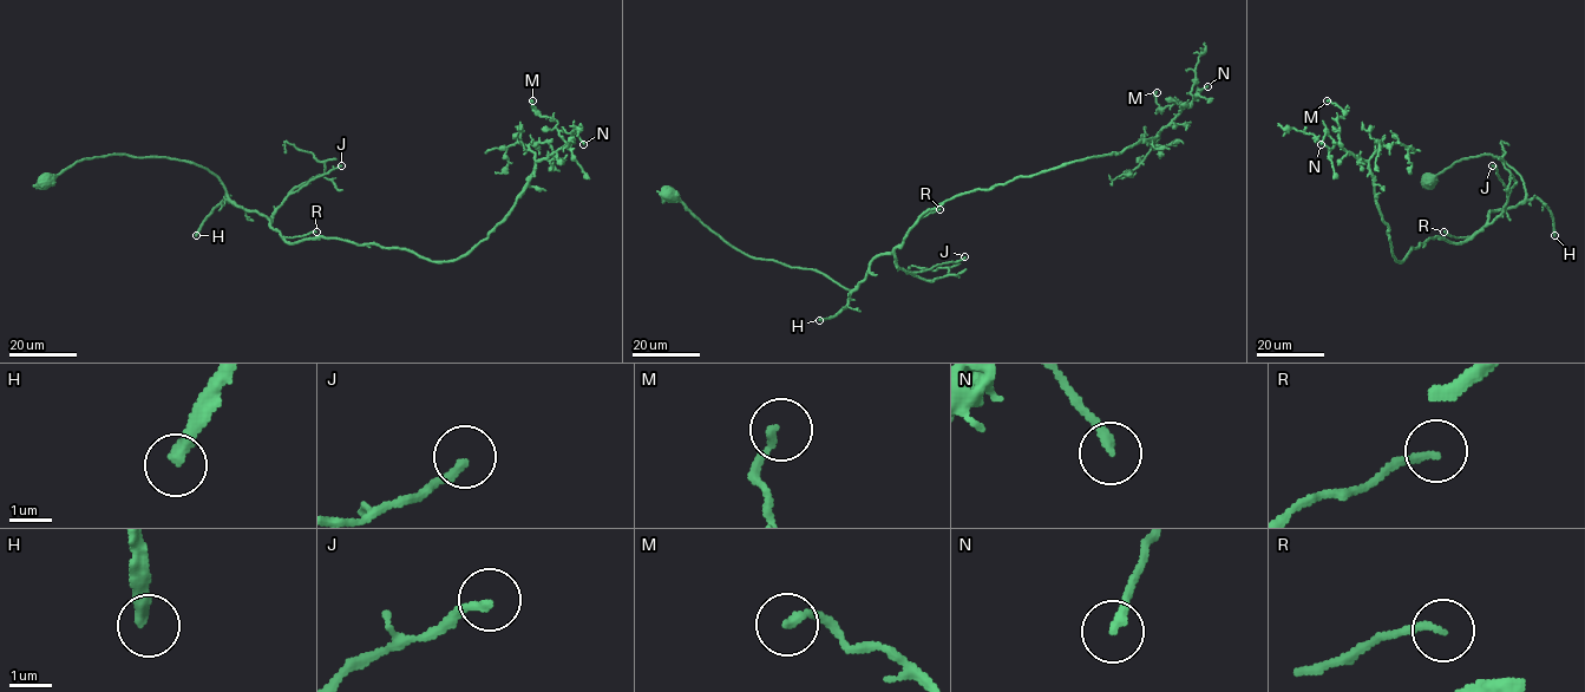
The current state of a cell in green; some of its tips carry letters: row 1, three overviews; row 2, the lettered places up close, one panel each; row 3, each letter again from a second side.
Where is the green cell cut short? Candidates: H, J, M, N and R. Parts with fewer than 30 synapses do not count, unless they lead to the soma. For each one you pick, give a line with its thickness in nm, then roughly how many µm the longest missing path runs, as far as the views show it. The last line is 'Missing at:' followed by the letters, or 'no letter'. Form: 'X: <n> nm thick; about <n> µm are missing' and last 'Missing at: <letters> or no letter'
H: 320 nm thick; about 120 µm are missing
Missing at: H

